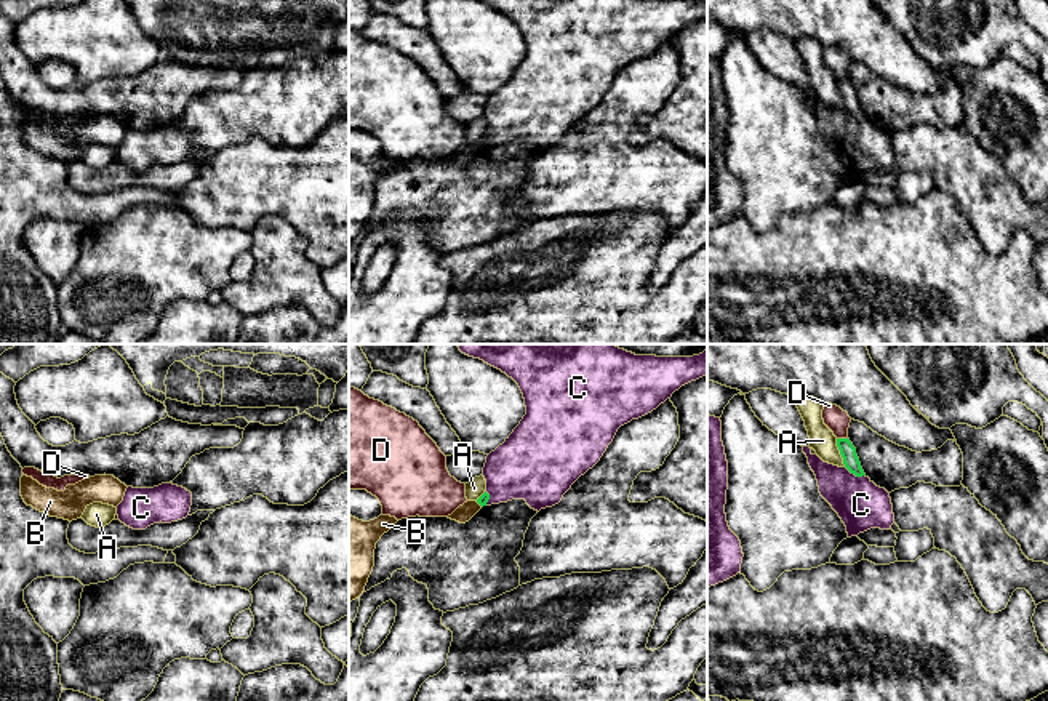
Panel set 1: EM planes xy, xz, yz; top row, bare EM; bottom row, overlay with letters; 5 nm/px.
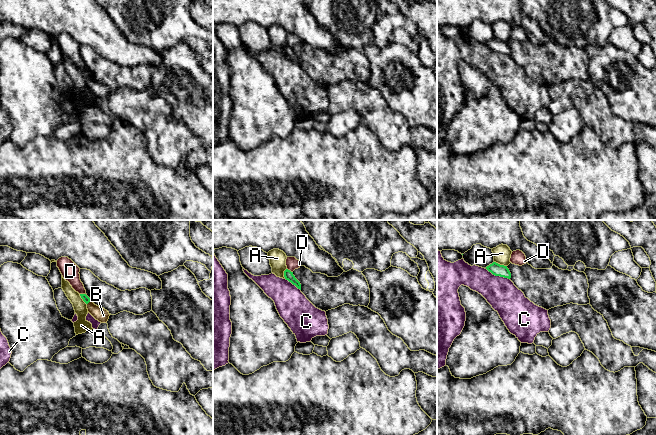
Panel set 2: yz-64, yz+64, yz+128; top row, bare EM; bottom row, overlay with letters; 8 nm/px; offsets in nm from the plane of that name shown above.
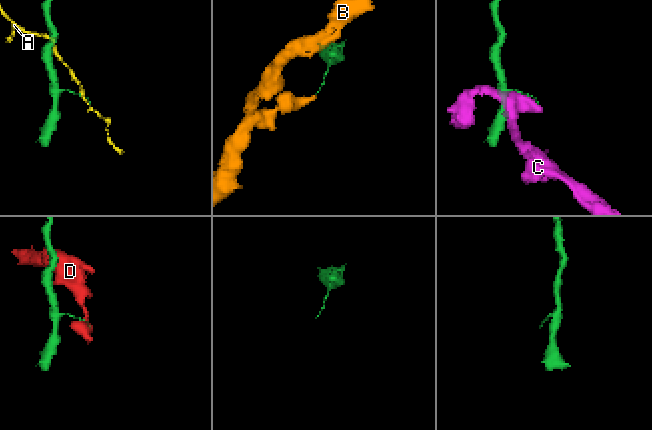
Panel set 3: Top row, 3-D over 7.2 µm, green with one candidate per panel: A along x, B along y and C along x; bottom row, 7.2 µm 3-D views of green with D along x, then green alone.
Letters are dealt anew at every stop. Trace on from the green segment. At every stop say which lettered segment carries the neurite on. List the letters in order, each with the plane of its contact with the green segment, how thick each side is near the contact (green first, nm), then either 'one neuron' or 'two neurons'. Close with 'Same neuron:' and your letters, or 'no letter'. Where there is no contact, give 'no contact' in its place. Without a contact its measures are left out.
A: meets green in yz; 80 nm thick on the green side, 130 nm on the other; two neurons
B: meets green in xz; 50 nm thick on the green side, 90 nm on the other; two neurons
C: meets green in yz; 80 nm thick on the green side, 240 nm on the other; two neurons
D: meets green in yz; 80 nm thick on the green side, 120 nm on the other; two neurons
Same neuron: no letter

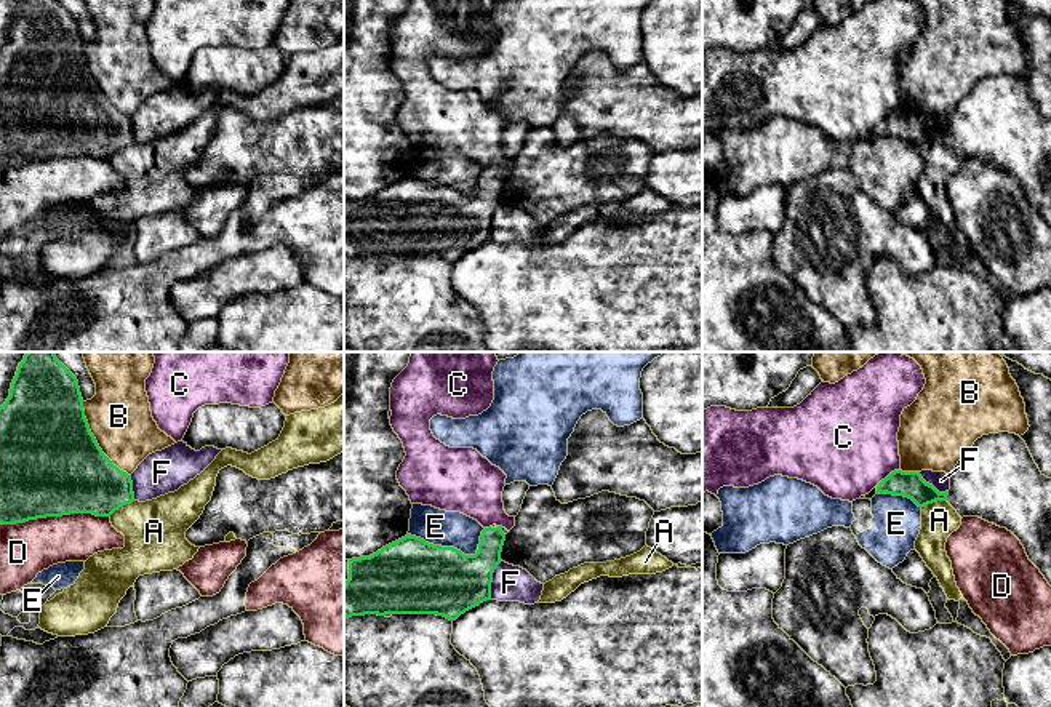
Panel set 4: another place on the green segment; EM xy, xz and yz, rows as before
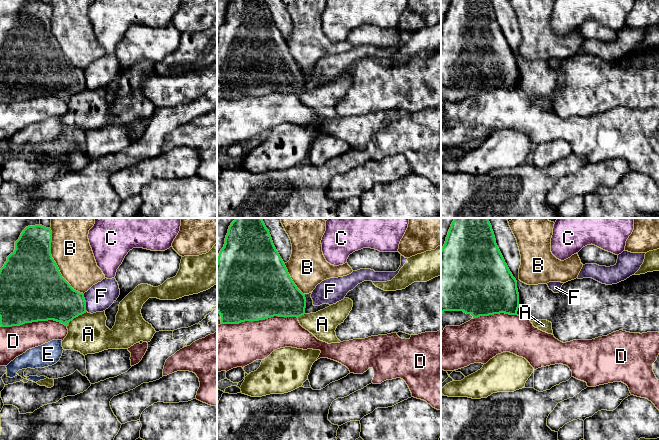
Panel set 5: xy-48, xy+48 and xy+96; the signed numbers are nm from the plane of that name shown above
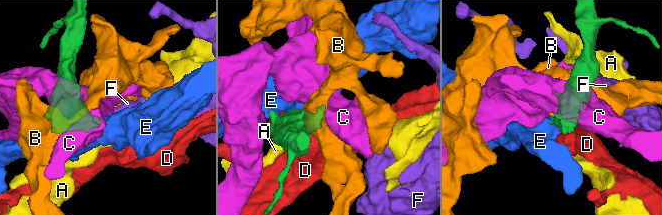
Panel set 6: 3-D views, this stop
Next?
A: meets green in yz; 130 nm thick on the green side, 180 nm on the other; two neurons
B: meets green in xy; 500 nm thick on the green side, 320 nm on the other; two neurons
C: meets green in yz; 130 nm thick on the green side, 480 nm on the other; two neurons
D: meets green in xy; 500 nm thick on the green side, 280 nm on the other; two neurons
E: meets green in xz; 380 nm thick on the green side, 180 nm on the other; two neurons
F: meets green in xz; 340 nm thick on the green side, 180 nm on the other; two neurons
Same neuron: no letter

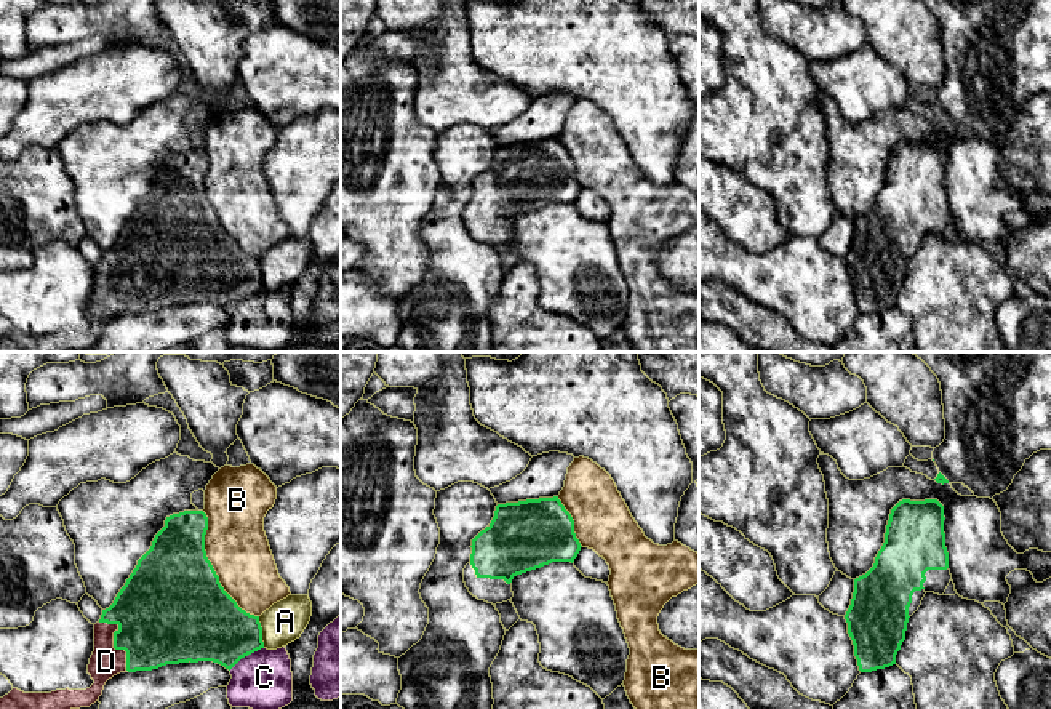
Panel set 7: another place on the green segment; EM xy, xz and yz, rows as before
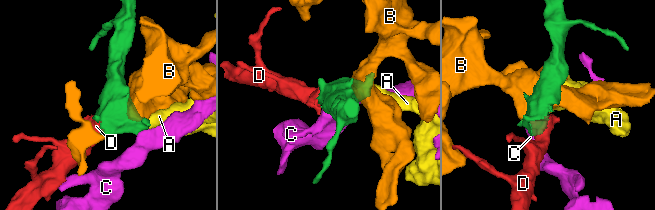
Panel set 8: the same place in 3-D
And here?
A: meets green in xy; 340 nm thick on the green side, 200 nm on the other; two neurons
B: meets green in xy; 480 nm thick on the green side, 320 nm on the other; two neurons
C: meets green in xy; 360 nm thick on the green side, 300 nm on the other; two neurons
D: meets green in xy; 420 nm thick on the green side, 160 nm on the other; one neuron
Same neuron: D

